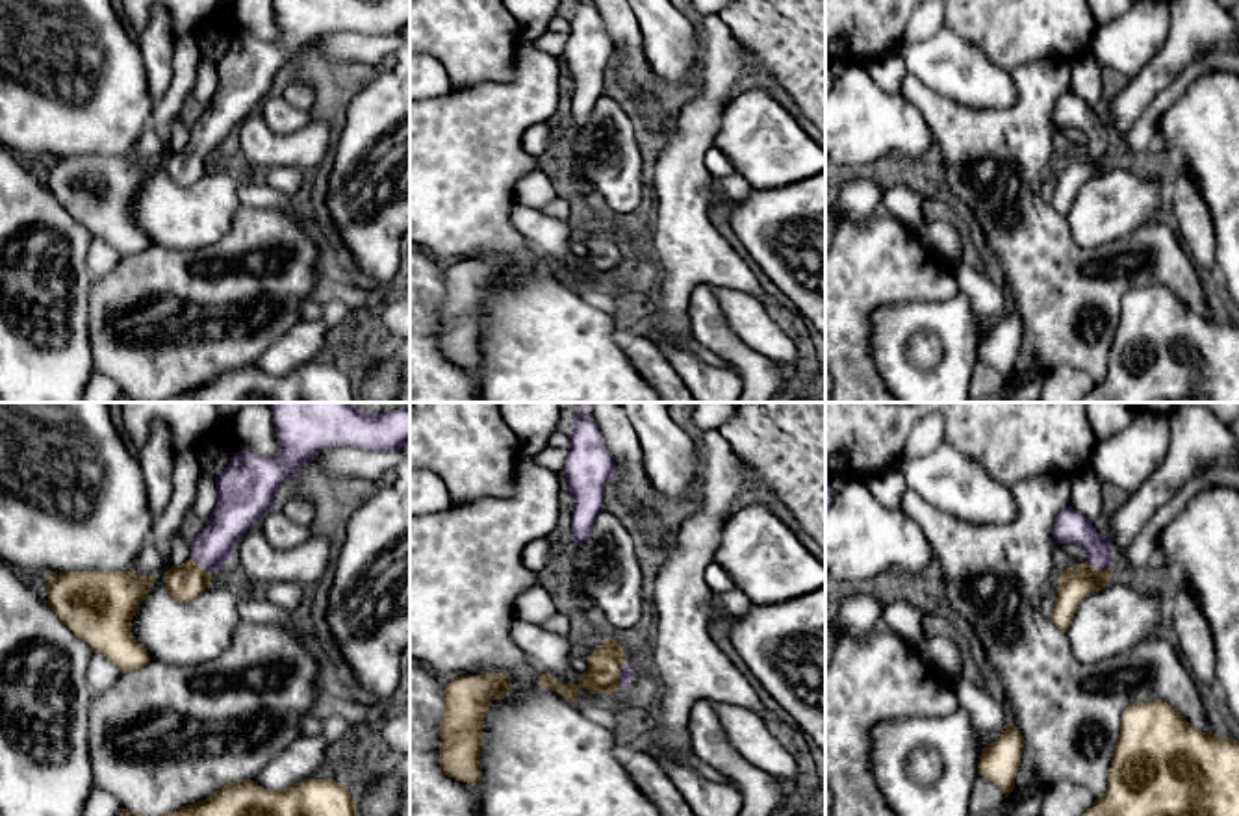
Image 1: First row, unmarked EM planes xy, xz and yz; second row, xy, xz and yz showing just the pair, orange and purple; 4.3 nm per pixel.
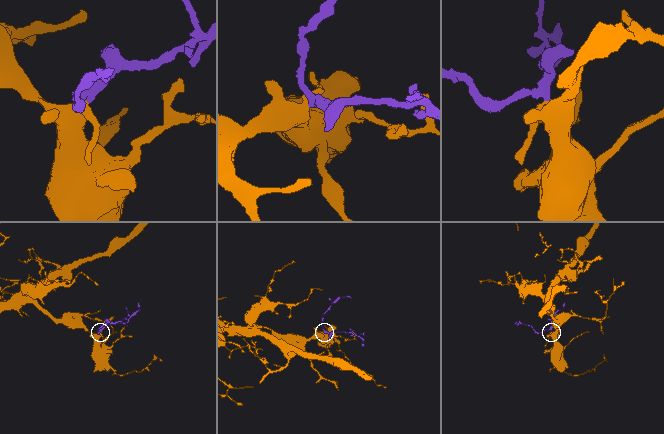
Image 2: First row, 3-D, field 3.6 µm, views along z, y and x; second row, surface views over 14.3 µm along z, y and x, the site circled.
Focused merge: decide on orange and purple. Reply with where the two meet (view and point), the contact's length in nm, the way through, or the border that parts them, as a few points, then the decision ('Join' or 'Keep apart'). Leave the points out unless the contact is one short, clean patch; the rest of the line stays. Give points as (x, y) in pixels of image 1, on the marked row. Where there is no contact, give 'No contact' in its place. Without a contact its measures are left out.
Touches orange at yz (1098, 570). Shared border 120 nm. Path across: yz (1076, 583), (1098, 570), (1098, 551), (1071, 527). Join

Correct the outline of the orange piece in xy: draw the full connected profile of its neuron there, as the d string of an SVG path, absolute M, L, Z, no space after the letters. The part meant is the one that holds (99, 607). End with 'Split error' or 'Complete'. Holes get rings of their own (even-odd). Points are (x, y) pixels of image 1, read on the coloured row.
M69 571L45 579L48 605L95 653L108 657L121 673L150 664L132 632L132 619L156 577L132 571Z. Complete

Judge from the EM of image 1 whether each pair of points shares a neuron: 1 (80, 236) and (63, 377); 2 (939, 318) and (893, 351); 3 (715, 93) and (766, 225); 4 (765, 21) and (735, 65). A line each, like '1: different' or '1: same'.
1: same
2: same
3: different
4: different

